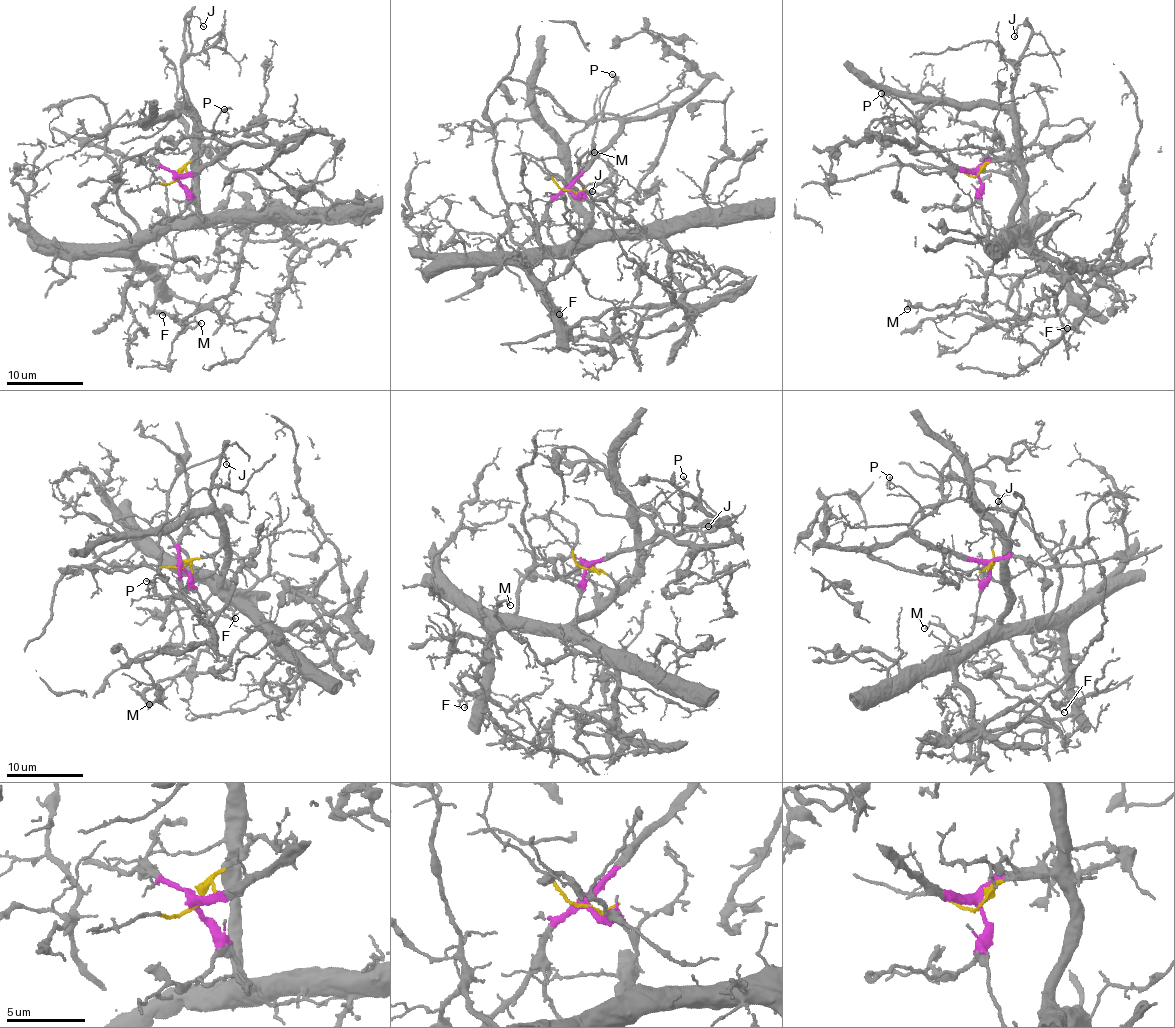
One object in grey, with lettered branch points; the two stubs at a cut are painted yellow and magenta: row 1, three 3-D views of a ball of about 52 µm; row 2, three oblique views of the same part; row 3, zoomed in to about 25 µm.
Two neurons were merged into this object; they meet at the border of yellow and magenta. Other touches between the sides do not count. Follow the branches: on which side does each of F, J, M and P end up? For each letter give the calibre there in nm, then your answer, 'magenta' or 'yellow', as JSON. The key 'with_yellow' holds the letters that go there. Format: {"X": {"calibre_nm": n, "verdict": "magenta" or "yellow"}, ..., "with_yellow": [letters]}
{"F": {"calibre_nm": 100, "verdict": "yellow"}, "J": {"calibre_nm": 110, "verdict": "yellow"}, "M": {"calibre_nm": 150, "verdict": "yellow"}, "P": {"calibre_nm": 130, "verdict": "magenta"}, "with_yellow": ["F", "J", "M"]}

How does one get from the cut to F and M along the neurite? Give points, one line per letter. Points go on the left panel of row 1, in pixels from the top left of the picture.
F: (177, 179), (200, 152), (198, 212), (173, 220), (136, 252), (137, 266), (156, 282), (154, 310), (162, 315)
M: (177, 179), (200, 152), (199, 212), (217, 221), (251, 226), (235, 287), (186, 321), (202, 324)

